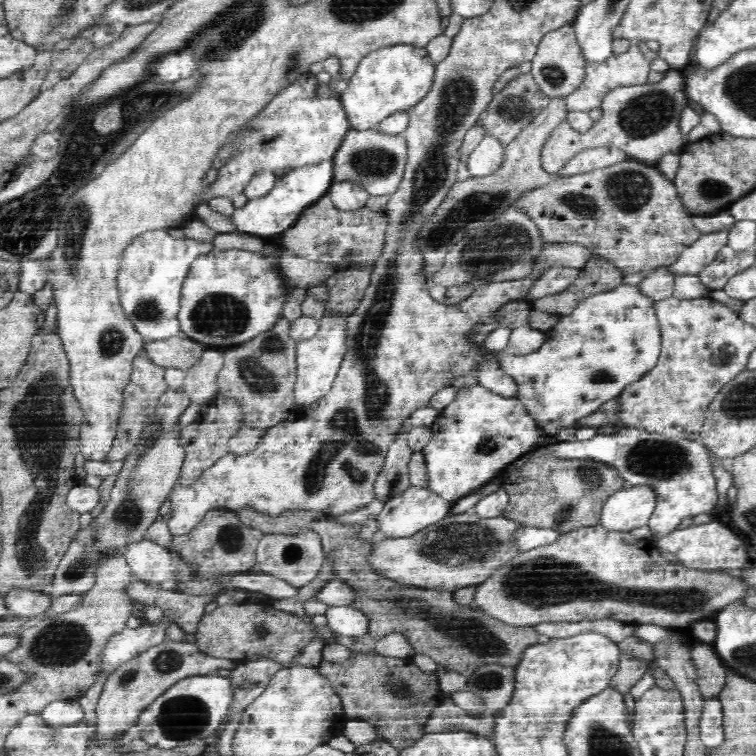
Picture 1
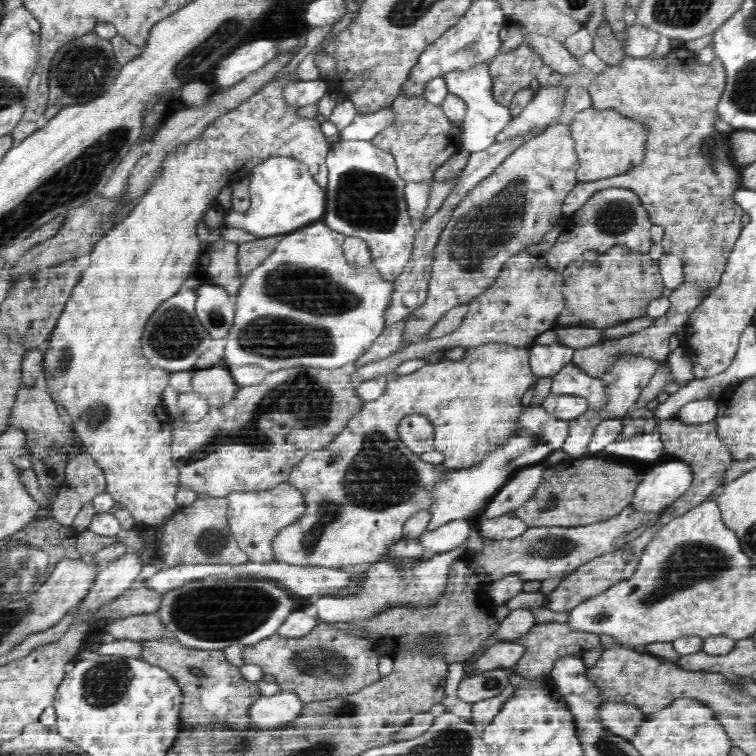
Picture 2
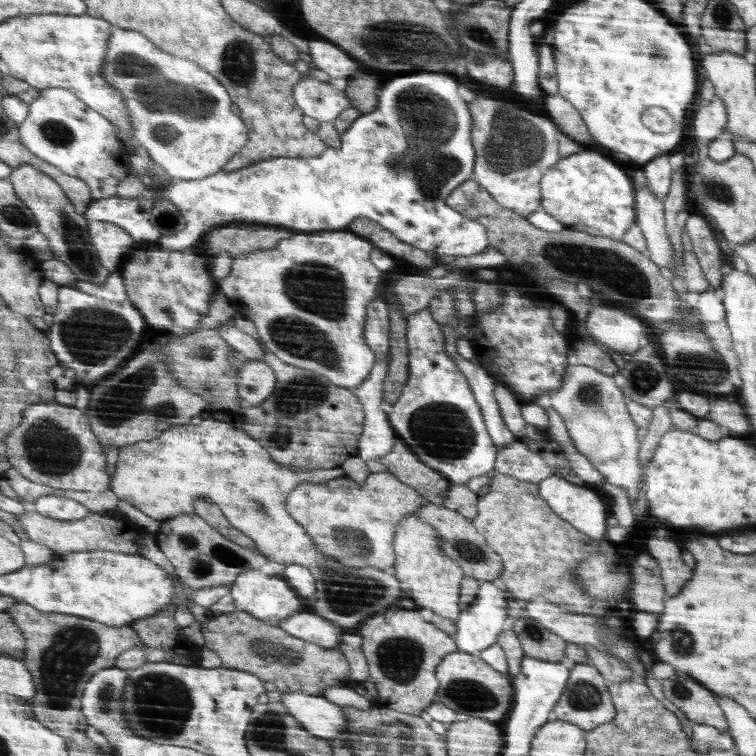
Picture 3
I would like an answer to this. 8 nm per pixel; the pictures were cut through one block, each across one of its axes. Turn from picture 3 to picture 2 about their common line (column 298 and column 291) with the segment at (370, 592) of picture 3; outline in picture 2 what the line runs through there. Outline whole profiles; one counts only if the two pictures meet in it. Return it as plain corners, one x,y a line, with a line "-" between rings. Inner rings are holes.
498,341
481,344
478,347
466,347
465,356
460,361
450,361
443,359
436,364
426,364
420,370
407,375
395,375
394,372
386,374
387,383
384,389
384,394
376,398
376,400
364,401
361,405
360,412
356,416
352,416
352,420
345,426
344,431
326,448
322,448
308,456
304,456
300,462
290,471
287,478
288,483
302,492
304,495
304,513
292,524
288,524
286,528
280,528
280,532
276,532
276,536
272,538
272,554
273,560
285,562
298,567
325,567
325,568
340,568
344,566
356,566
362,564
375,564
378,560
382,560
382,556
390,550
390,546
394,546
396,541
402,540
404,537
402,530
404,522
414,516
414,513
420,512
421,509
429,509
432,501
429,490
436,484
438,480
448,469
468,468
469,465
476,464
477,461
484,460
484,456
488,456
490,448
496,448
497,445
502,445
508,438
512,437
517,430
517,420
520,412
526,406
522,405
522,396
528,388
536,384
537,377
530,369
529,359
531,356
530,348
516,346
512,344
502,344
-
421,414
426,416
435,429
435,449
444,455
444,460
440,465
433,465
424,462
421,455
412,452
398,437
398,424
406,415

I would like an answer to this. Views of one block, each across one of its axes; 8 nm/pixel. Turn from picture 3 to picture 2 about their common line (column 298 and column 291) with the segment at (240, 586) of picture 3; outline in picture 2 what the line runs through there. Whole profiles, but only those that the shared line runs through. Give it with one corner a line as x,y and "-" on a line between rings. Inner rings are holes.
220,575
192,580
180,588
166,592
156,613
160,615
160,622
164,623
169,636
176,637
182,645
193,649
223,651
234,643
248,646
276,635
276,631
294,608
296,602
292,600
292,596
286,594
286,588
274,582
266,582
266,579
262,578
248,578
246,582
238,584
234,575

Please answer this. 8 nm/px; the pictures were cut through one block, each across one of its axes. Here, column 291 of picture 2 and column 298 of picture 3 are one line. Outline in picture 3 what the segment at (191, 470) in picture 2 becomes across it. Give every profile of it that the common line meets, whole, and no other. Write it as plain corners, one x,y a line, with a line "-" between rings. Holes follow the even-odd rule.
260,338
256,341
264,348
263,361
275,372
276,382
272,394
264,399
264,402
254,407
241,407
241,410
237,412
234,419
245,434
258,440
269,450
273,460
290,470
306,470
306,472
329,470
340,467
347,458
357,456
357,444
365,431
366,424
365,407
360,398
350,389
340,388
325,376
320,376
318,372
285,364
262,344

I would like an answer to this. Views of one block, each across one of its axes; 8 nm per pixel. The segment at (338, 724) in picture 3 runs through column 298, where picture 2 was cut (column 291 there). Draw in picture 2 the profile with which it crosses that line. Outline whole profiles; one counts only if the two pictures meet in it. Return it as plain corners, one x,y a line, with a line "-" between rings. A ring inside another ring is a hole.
281,690
272,696
261,695
248,708
254,728
274,729
290,724
305,703
292,691

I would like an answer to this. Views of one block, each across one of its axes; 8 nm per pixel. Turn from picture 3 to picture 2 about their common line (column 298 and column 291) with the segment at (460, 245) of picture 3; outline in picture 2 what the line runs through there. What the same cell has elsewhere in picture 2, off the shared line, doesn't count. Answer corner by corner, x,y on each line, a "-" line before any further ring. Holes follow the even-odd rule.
271,156
254,166
249,176
250,206
243,213
226,211
225,226
241,228
256,238
284,235
322,220
326,208
326,188
316,184
307,167
296,159

